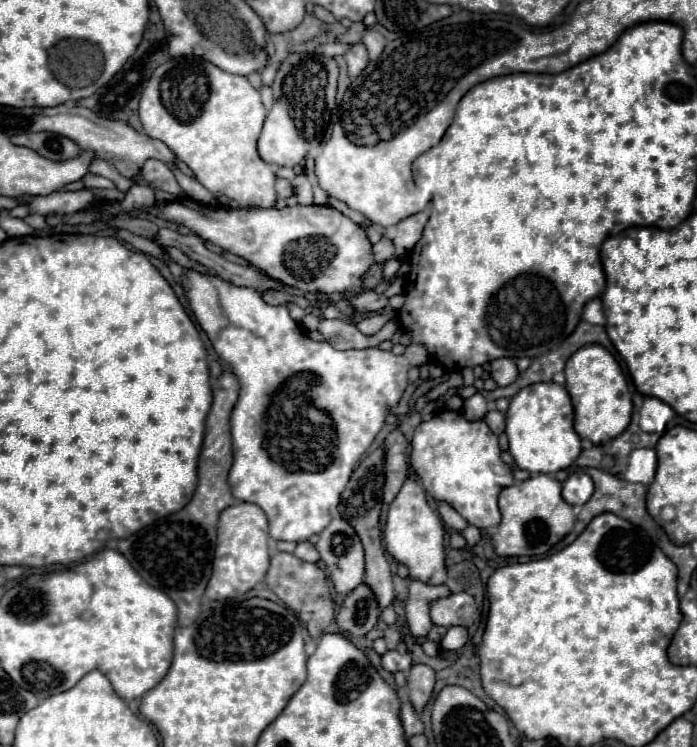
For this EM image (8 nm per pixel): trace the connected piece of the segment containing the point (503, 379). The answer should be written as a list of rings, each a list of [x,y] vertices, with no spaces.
[[[508,357],[494,359],[490,363],[490,373],[492,373],[492,379],[498,383],[498,387],[506,387],[518,379],[518,367]]]

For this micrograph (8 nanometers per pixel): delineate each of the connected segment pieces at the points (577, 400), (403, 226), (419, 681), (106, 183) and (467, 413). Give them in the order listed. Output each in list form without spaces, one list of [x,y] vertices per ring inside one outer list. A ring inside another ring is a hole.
[[[584,345],[566,361],[566,391],[572,397],[574,413],[576,413],[576,433],[582,439],[590,439],[594,445],[608,443],[618,437],[628,423],[632,413],[632,395],[628,391],[626,377],[612,357],[602,345]]]
[[[420,211],[420,213],[414,213],[414,215],[402,219],[394,227],[394,239],[392,241],[396,245],[396,255],[406,255],[416,245],[428,217],[430,217],[428,211]]]
[[[412,665],[410,673],[408,673],[408,695],[410,701],[416,709],[416,713],[420,713],[424,709],[424,705],[428,703],[428,699],[432,697],[432,689],[434,689],[434,671],[428,665]]]
[[[86,173],[86,177],[82,177],[82,183],[88,189],[112,189],[114,187],[111,180],[92,173]]]
[[[476,393],[472,395],[470,399],[464,401],[464,407],[462,407],[462,415],[468,419],[468,421],[478,421],[478,419],[484,419],[488,413],[488,401]]]

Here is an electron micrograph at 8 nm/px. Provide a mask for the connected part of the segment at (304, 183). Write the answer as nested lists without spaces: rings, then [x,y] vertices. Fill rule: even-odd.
[[[296,175],[292,185],[294,185],[294,193],[298,197],[298,203],[300,205],[310,205],[312,203],[312,185],[310,185],[308,177],[306,175]]]

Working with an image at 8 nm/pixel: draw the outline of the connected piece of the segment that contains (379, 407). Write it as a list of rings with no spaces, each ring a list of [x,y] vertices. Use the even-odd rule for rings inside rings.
[[[188,269],[188,273],[184,275],[182,279],[182,285],[186,289],[186,295],[190,299],[190,307],[200,323],[200,327],[206,331],[206,335],[210,337],[216,353],[220,355],[220,359],[224,359],[234,375],[238,377],[240,381],[240,397],[238,397],[238,403],[232,411],[232,453],[234,453],[234,459],[236,463],[232,463],[230,467],[230,475],[228,475],[228,483],[232,487],[232,495],[238,499],[238,501],[248,501],[248,503],[256,503],[258,507],[264,509],[266,517],[268,517],[268,523],[270,523],[270,537],[272,539],[280,539],[280,541],[294,541],[294,543],[300,543],[300,541],[308,541],[312,535],[320,533],[336,515],[338,515],[338,501],[340,501],[340,493],[344,491],[358,459],[368,451],[368,447],[372,445],[376,433],[382,429],[384,425],[384,419],[386,419],[386,411],[388,407],[396,407],[404,389],[408,387],[408,369],[412,365],[420,367],[422,363],[428,361],[428,351],[426,347],[422,345],[408,345],[406,347],[406,353],[404,355],[394,355],[392,351],[382,351],[378,347],[370,347],[370,349],[362,349],[362,351],[338,351],[334,349],[328,341],[312,341],[302,329],[300,325],[288,315],[288,309],[284,305],[278,305],[278,307],[272,307],[272,305],[266,305],[260,297],[258,291],[254,289],[246,289],[246,287],[234,287],[230,285],[228,281],[220,279],[218,275],[202,275],[198,271],[192,271]]]

